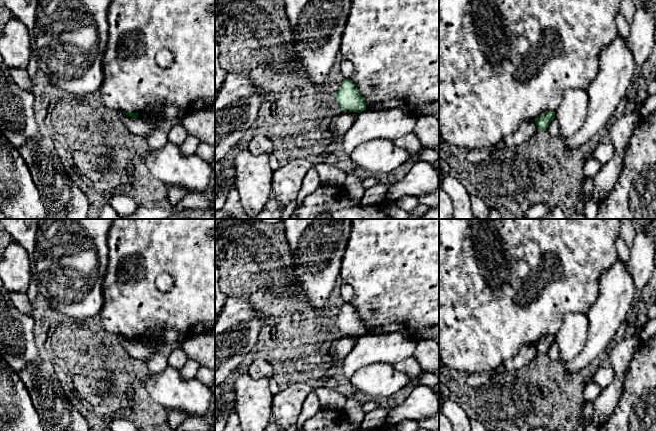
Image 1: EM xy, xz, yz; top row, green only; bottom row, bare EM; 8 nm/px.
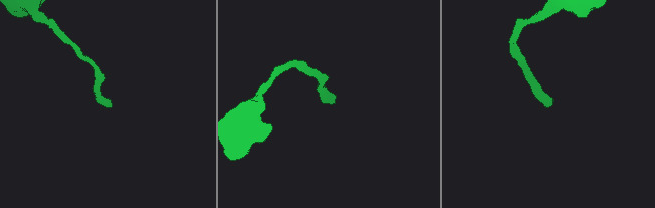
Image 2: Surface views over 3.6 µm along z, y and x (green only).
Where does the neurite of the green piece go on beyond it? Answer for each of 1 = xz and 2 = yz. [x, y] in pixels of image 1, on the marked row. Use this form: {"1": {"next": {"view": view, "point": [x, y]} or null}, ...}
{"1": {"next": null}, "2": {"next": null}}

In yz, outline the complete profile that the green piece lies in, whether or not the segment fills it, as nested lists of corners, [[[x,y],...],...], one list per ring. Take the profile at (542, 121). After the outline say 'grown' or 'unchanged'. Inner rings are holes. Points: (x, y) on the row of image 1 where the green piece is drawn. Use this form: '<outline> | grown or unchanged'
[[[549,111],[549,112],[540,114],[538,117],[536,117],[534,119],[534,121],[535,121],[538,129],[547,130],[549,123],[554,118],[555,118],[555,112]]] | unchanged

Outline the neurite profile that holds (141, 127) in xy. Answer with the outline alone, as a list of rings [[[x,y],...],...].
[[[118,112],[118,117],[123,125],[133,134],[146,138],[154,129],[154,125],[147,120],[133,118],[122,112]]]

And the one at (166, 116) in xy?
[[[167,102],[158,108],[151,107],[139,111],[138,118],[154,125],[153,131],[145,138],[151,150],[163,148],[169,142],[168,133],[171,128],[182,121],[179,110]]]

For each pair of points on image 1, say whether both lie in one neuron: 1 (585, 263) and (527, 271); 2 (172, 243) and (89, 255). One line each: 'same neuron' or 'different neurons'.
1: same neuron
2: different neurons

